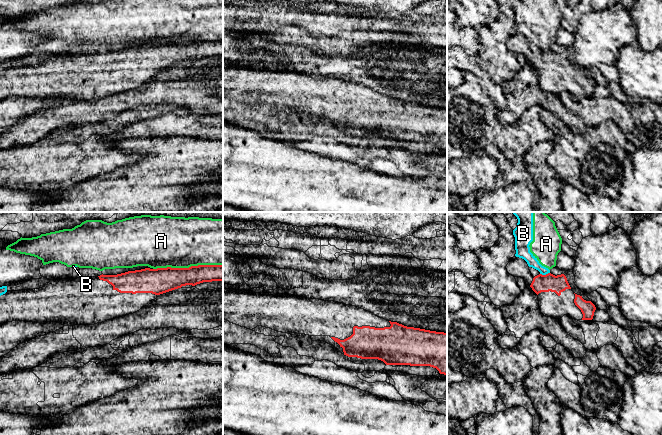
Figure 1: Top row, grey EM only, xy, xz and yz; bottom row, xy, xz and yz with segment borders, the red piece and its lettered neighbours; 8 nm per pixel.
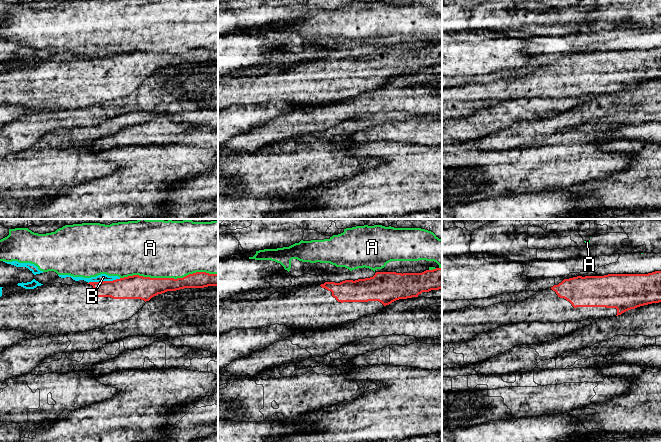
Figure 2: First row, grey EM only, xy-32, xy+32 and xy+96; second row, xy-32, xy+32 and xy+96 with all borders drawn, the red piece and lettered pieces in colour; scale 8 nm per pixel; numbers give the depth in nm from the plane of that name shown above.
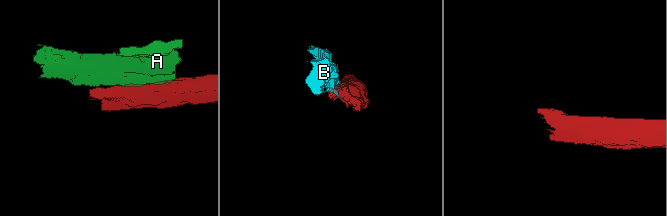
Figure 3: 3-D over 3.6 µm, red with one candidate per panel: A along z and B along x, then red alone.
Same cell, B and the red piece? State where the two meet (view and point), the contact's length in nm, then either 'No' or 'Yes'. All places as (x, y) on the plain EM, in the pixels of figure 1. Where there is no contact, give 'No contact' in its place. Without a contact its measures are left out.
Touches red at yz (544, 51). Shared border 80 nm. No

